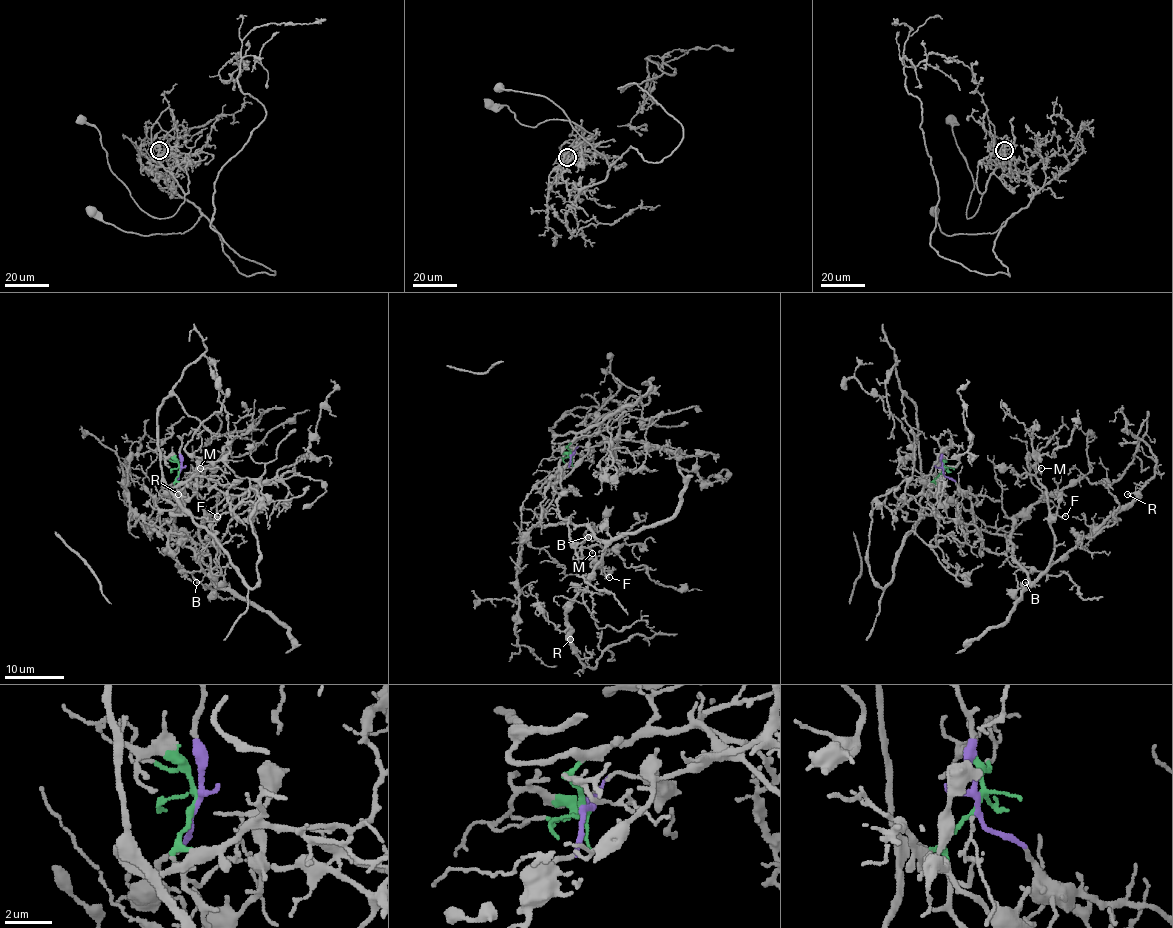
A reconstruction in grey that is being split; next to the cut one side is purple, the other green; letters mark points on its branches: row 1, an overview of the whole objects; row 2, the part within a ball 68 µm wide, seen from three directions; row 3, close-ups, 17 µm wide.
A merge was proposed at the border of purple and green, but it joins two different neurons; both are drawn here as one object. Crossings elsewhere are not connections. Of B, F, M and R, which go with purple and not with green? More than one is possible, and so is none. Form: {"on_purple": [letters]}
{"on_purple": ["B", "F", "M", "R"]}

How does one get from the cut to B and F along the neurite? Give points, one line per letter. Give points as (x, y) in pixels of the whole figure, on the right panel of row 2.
B: (943, 471), (962, 490), (998, 500), (1011, 519), (1012, 559), (1026, 573), (1029, 582), (1024, 582)
F: (943, 471), (962, 490), (998, 500), (1011, 519), (1012, 559), (1032, 582), (1054, 550), (1051, 525), (1066, 516)

